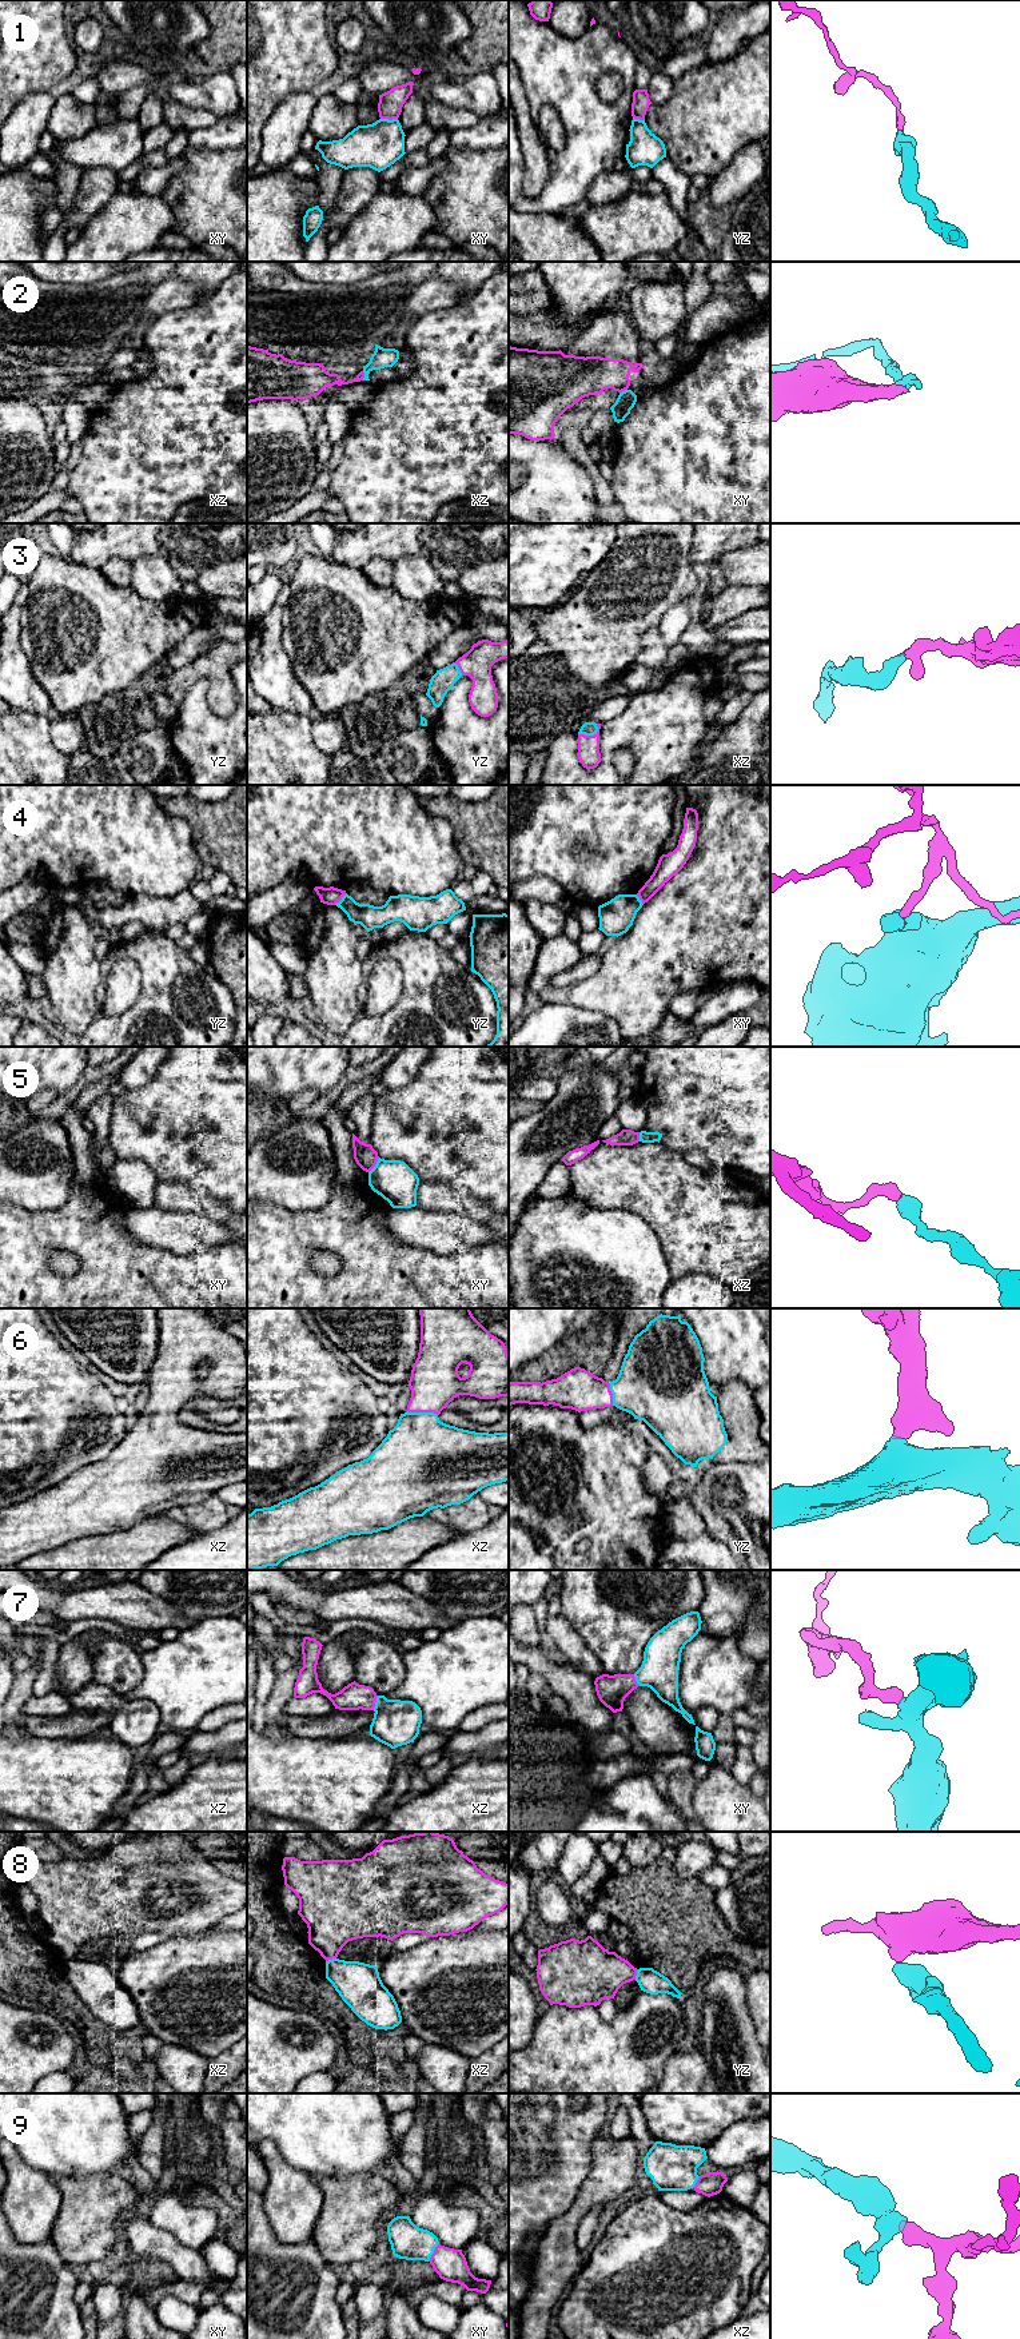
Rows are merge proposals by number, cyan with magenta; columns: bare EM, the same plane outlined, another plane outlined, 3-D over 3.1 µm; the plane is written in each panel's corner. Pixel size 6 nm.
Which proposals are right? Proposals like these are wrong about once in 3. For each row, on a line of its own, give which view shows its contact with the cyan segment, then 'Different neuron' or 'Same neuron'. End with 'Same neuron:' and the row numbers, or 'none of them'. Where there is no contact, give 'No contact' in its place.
1: Touches cyan in xy. Different neuron
2: Touches cyan in xz. Different neuron
3: Touches cyan in xz. Same neuron
4: Touches cyan in yz. Different neuron
5: Touches cyan in xy. Different neuron
6: Touches cyan in xz. Same neuron
7: Touches cyan in xz. Same neuron
8: Touches cyan in xz. Different neuron
9: Touches cyan in xy. Same neuron
Same neuron: 3, 6, 7, 9

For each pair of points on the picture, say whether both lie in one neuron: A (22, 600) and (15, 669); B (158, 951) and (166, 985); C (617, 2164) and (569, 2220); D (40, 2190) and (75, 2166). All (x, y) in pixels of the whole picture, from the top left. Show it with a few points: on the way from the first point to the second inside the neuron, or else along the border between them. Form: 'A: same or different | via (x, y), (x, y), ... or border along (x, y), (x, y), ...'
A: same | via (14, 617), (14, 652)
B: same | via (159, 959), (166, 968), (166, 977)
C: same | via (609, 2178), (581, 2207)
D: different | border along (26, 2162), (52, 2179)

